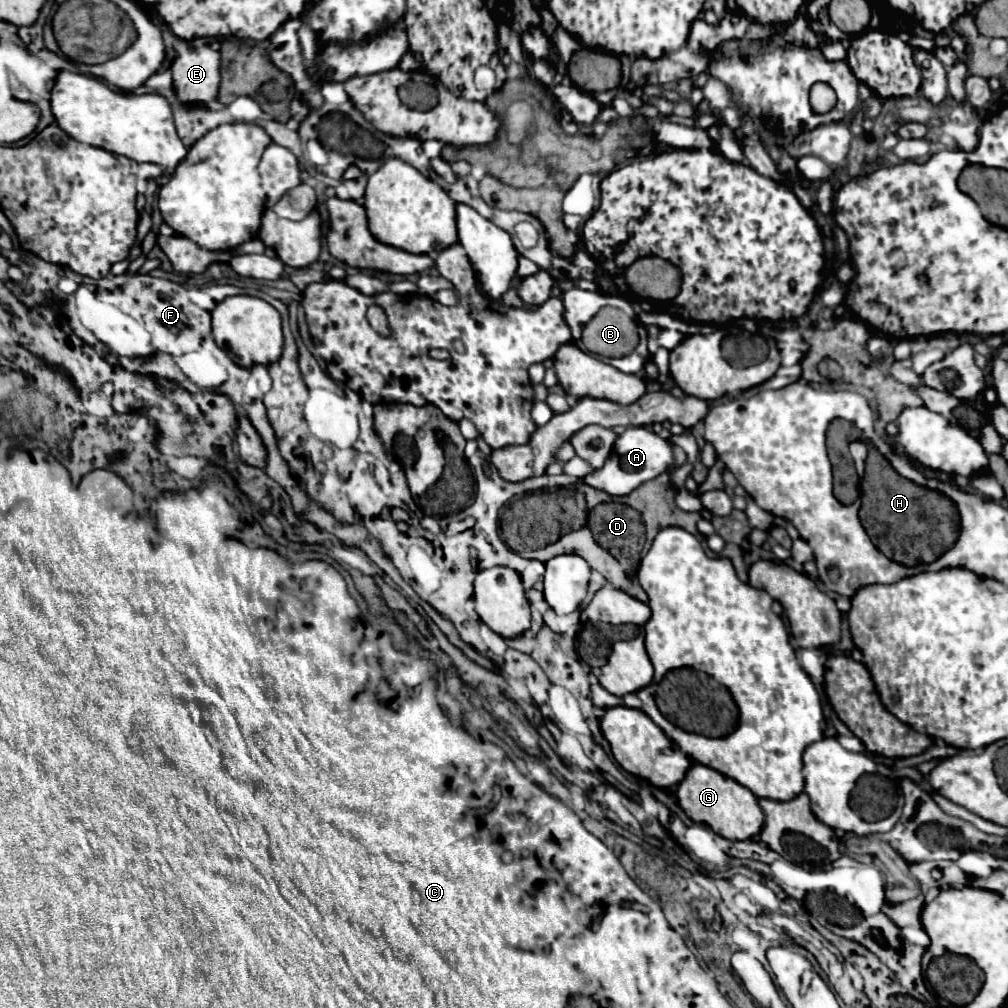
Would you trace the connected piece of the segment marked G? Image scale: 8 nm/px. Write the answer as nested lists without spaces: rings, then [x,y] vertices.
[[[693,764],[683,778],[683,782],[677,788],[677,798],[679,806],[685,810],[685,814],[697,822],[709,826],[715,834],[727,838],[727,840],[747,840],[753,838],[761,832],[765,816],[763,810],[757,804],[757,796],[743,788],[739,782],[735,782],[729,776],[723,776],[721,772],[703,766],[703,764]]]

